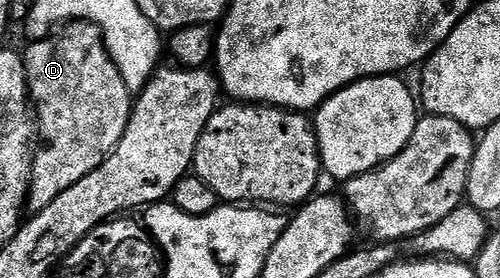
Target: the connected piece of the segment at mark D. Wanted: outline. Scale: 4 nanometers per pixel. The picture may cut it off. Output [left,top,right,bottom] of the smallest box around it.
[22,22,134,212]

